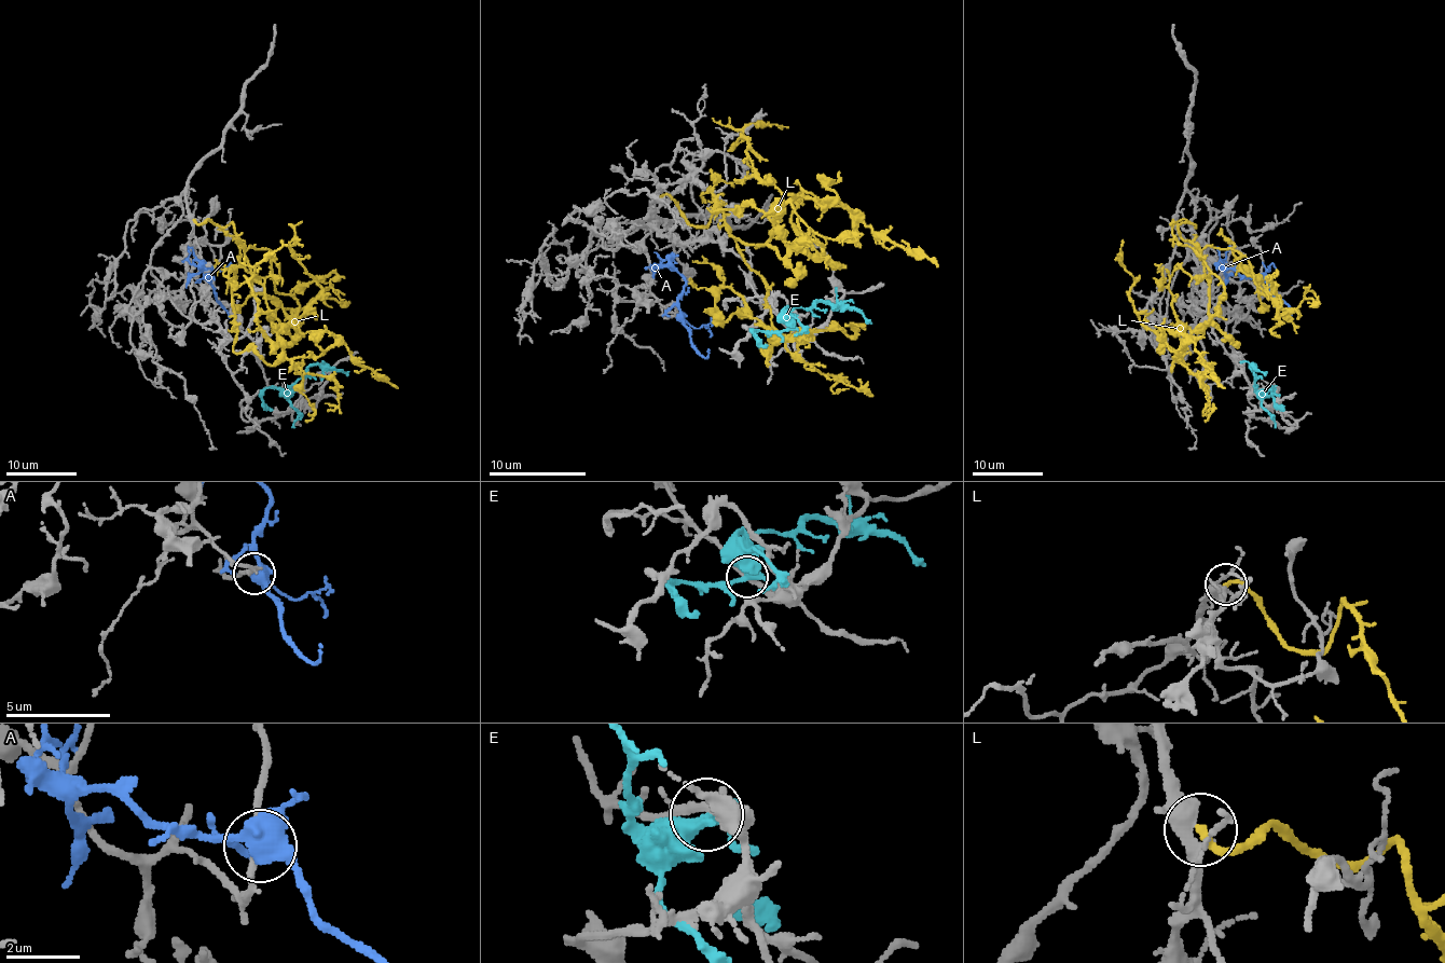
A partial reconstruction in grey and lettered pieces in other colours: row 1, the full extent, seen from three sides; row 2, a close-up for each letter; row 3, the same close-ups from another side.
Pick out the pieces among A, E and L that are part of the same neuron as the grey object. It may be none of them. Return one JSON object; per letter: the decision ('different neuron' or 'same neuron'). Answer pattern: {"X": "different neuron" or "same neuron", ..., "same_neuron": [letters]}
{"A": "different neuron", "E": "different neuron", "L": "different neuron", "same_neuron": []}

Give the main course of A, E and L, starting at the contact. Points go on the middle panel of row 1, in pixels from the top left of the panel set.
A: (677, 316), (677, 297), (685, 279), (675, 270), (656, 264), (654, 272)
E: (788, 328), (790, 311), (810, 308), (820, 301), (844, 303), (870, 322)
L: (660, 194), (695, 227), (716, 204), (730, 236), (781, 258), (779, 202), (714, 211), (711, 190), (747, 170)

